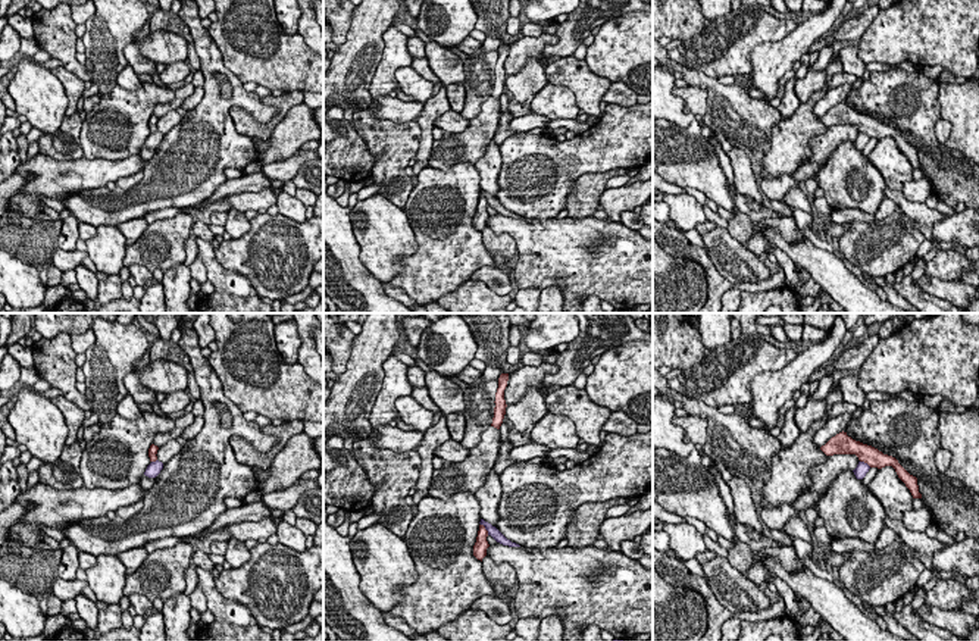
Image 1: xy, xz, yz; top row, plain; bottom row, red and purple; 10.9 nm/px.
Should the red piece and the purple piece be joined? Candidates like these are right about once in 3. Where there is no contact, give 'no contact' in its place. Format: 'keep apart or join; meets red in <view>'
keep apart; meets red in xz

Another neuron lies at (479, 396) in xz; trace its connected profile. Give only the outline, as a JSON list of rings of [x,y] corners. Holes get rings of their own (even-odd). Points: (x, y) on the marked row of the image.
[[[478,376],[463,393],[465,397],[465,419],[466,429],[460,444],[466,448],[473,448],[481,443],[481,434],[492,423],[495,393],[498,379],[485,381]]]

